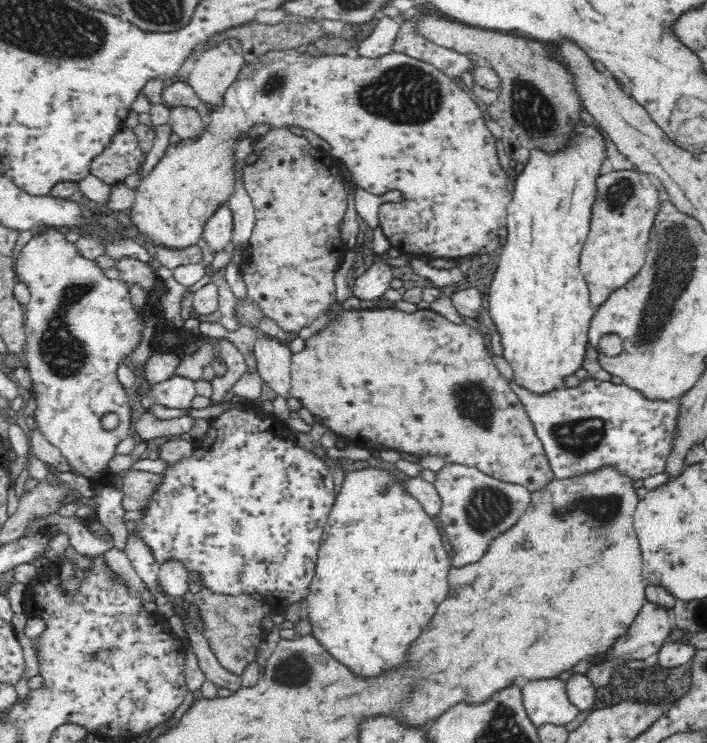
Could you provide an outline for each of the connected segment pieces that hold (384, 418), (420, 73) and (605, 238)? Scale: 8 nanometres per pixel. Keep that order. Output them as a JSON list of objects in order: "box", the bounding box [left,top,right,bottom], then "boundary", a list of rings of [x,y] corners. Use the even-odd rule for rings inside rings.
[{"box":[289,306,554,493],"boundary":[[[384,306],[375,308],[372,313],[369,313],[368,310],[360,308],[339,312],[318,334],[308,338],[306,348],[291,356],[289,377],[292,396],[298,398],[318,422],[327,426],[335,434],[340,433],[348,437],[350,444],[354,446],[369,450],[390,448],[406,452],[406,454],[418,454],[420,457],[438,456],[446,465],[456,464],[475,468],[500,482],[519,484],[531,493],[539,492],[554,480],[552,471],[549,470],[548,459],[543,451],[542,443],[536,438],[528,415],[524,413],[520,401],[510,389],[505,377],[498,372],[490,356],[490,349],[486,347],[484,338],[476,329],[470,325],[452,323],[432,309],[418,309],[409,313],[394,306]]]},{"box":[126,47,510,258],"boundary":[[[317,47],[315,50],[304,48],[291,49],[268,49],[258,53],[253,59],[248,59],[241,64],[240,70],[236,73],[232,84],[226,89],[221,96],[221,101],[216,104],[210,104],[210,109],[202,119],[202,129],[198,136],[192,138],[182,138],[178,142],[170,142],[166,152],[162,154],[160,162],[148,172],[135,191],[135,204],[132,210],[128,211],[126,219],[136,228],[139,235],[150,236],[152,240],[170,245],[176,248],[184,248],[190,245],[196,245],[198,239],[203,236],[204,228],[208,220],[216,214],[216,211],[223,208],[232,199],[236,193],[238,174],[241,171],[242,163],[238,158],[238,148],[246,139],[256,139],[260,135],[253,135],[255,130],[264,129],[272,133],[273,130],[292,130],[300,128],[304,132],[310,132],[318,136],[320,140],[327,142],[330,147],[330,156],[338,162],[341,162],[352,174],[353,180],[360,189],[374,195],[384,196],[390,190],[400,190],[404,192],[406,200],[400,203],[386,203],[379,208],[378,215],[378,235],[386,237],[388,245],[396,248],[400,253],[416,254],[430,253],[436,257],[464,258],[477,255],[488,242],[496,238],[498,230],[502,230],[505,225],[504,210],[510,200],[510,190],[508,190],[508,174],[502,169],[497,156],[497,141],[488,131],[487,122],[484,121],[484,113],[474,103],[470,97],[471,93],[464,90],[463,85],[455,83],[454,79],[446,76],[441,70],[431,64],[422,62],[404,54],[403,52],[392,51],[379,57],[366,57],[358,55],[352,58],[348,54],[323,54]]]},{"box":[580,169,663,307],"boundary":[[[634,169],[600,175],[598,186],[592,234],[582,250],[580,272],[588,284],[591,302],[599,307],[613,290],[622,288],[639,274],[656,216],[660,214],[663,193],[651,177]]]}]

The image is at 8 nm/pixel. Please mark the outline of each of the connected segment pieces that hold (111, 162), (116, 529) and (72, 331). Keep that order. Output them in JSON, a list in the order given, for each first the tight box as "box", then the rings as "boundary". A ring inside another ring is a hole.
[{"box":[91,128,142,185],"boundary":[[[126,128],[116,136],[113,144],[91,165],[91,174],[109,185],[122,180],[137,170],[142,152],[137,145],[133,130]]]},{"box":[89,485,130,554],"boundary":[[[104,485],[101,492],[89,498],[91,503],[96,502],[98,520],[102,521],[102,524],[108,529],[112,529],[112,533],[114,533],[112,542],[114,550],[124,554],[124,552],[126,553],[130,533],[122,522],[122,515],[125,512],[121,507],[121,496],[122,492],[111,490],[111,488],[107,488]]]},{"box":[14,227,206,479],"boundary":[[[58,227],[46,228],[40,234],[33,234],[32,238],[26,242],[17,256],[16,264],[14,264],[14,273],[16,274],[16,281],[23,284],[29,292],[29,301],[25,306],[26,353],[23,359],[33,384],[33,400],[29,413],[30,419],[33,420],[32,425],[38,427],[48,442],[52,446],[56,446],[62,456],[67,458],[69,464],[82,475],[91,479],[104,476],[104,474],[108,473],[103,473],[101,470],[106,468],[108,461],[115,455],[114,449],[116,445],[128,436],[127,430],[131,422],[131,410],[128,407],[125,392],[117,379],[118,368],[128,364],[128,360],[132,360],[132,356],[136,356],[136,352],[148,352],[148,360],[152,356],[168,356],[168,358],[172,358],[176,362],[174,368],[180,368],[180,364],[184,364],[184,360],[188,360],[188,356],[196,356],[196,352],[200,352],[200,348],[204,348],[206,337],[200,331],[196,332],[196,328],[178,328],[178,326],[172,323],[172,320],[168,320],[168,308],[164,308],[164,300],[160,300],[160,296],[156,296],[156,292],[153,290],[147,292],[144,300],[136,300],[136,296],[130,294],[130,286],[124,280],[116,280],[116,276],[106,276],[106,270],[102,270],[97,266],[95,258],[84,255],[80,245],[78,245],[78,241],[70,242],[66,238],[66,233],[58,230]],[[108,413],[116,413],[120,417],[118,427],[110,431],[102,429],[100,425],[101,417]]]}]

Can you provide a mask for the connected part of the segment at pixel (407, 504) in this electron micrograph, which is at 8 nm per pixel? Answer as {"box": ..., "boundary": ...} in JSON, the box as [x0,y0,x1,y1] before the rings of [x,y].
{"box":[306,464,452,676],"boundary":[[[357,464],[354,470],[348,472],[346,476],[344,475],[344,480],[340,484],[340,490],[338,490],[319,540],[315,568],[316,579],[312,580],[309,594],[306,598],[313,636],[324,648],[334,654],[340,662],[348,664],[348,668],[352,668],[354,672],[372,676],[372,674],[382,672],[384,668],[388,668],[388,664],[396,664],[396,660],[400,660],[400,652],[404,652],[406,644],[410,644],[412,640],[416,640],[420,636],[422,628],[432,620],[432,616],[438,610],[438,606],[446,600],[446,594],[448,594],[446,578],[448,578],[448,570],[452,566],[452,557],[448,555],[446,548],[444,548],[442,536],[443,532],[438,528],[436,518],[430,516],[424,510],[424,505],[416,497],[412,496],[408,488],[404,487],[404,482],[396,474],[392,474],[386,468]]]}

